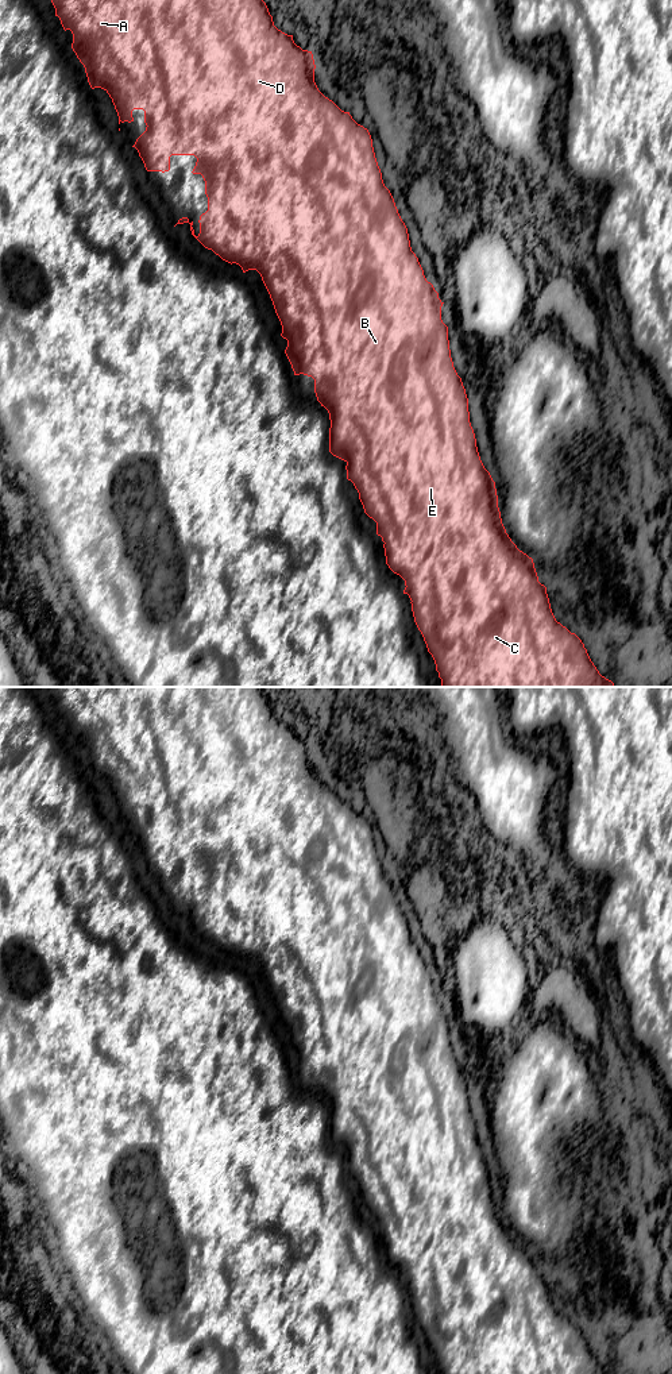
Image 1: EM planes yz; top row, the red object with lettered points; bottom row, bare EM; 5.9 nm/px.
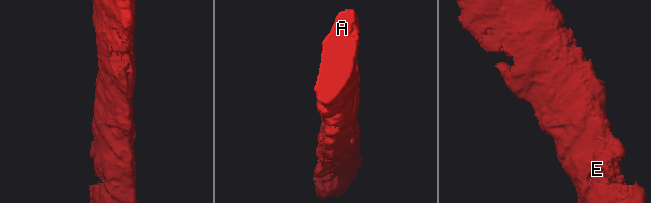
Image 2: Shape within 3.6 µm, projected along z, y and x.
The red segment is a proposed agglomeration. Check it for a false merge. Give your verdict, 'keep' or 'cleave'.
keep

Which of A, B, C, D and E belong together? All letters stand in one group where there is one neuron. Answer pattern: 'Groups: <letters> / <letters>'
Groups: A B C D E

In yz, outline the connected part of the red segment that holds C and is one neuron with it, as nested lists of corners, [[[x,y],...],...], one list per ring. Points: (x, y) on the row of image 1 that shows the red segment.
[[[51,0],[55,8],[55,16],[59,18],[63,30],[70,30],[73,34],[72,49],[76,53],[77,58],[85,67],[85,73],[88,77],[88,82],[92,89],[101,88],[104,89],[112,103],[119,116],[119,124],[124,121],[134,121],[132,111],[143,109],[144,111],[144,123],[146,131],[136,139],[135,147],[142,158],[144,167],[147,171],[169,171],[170,170],[170,157],[171,155],[194,155],[197,158],[196,166],[193,169],[193,174],[201,174],[205,181],[205,194],[208,197],[208,211],[200,216],[200,233],[196,236],[193,229],[193,221],[190,223],[188,217],[182,217],[177,224],[189,223],[192,235],[208,250],[212,250],[216,255],[219,255],[223,260],[228,263],[236,263],[242,267],[243,273],[248,270],[256,270],[262,281],[270,294],[273,301],[275,313],[282,325],[281,336],[287,340],[287,347],[285,354],[291,364],[294,375],[308,375],[314,379],[314,393],[317,401],[324,406],[329,413],[331,428],[329,428],[329,452],[344,460],[347,463],[347,479],[351,480],[355,489],[359,493],[359,499],[363,505],[364,513],[376,522],[376,534],[382,537],[386,564],[389,568],[399,575],[405,580],[403,594],[408,594],[412,603],[412,611],[414,617],[414,622],[421,632],[424,641],[426,644],[428,652],[432,655],[436,671],[439,672],[439,678],[441,679],[443,687],[615,687],[614,683],[599,674],[594,663],[591,661],[587,649],[582,640],[571,633],[565,626],[556,621],[549,598],[547,594],[547,587],[538,582],[538,576],[534,568],[533,559],[526,553],[520,551],[517,545],[511,541],[506,529],[502,524],[501,512],[498,507],[498,495],[495,489],[495,482],[493,480],[490,472],[484,468],[478,447],[474,429],[470,422],[470,412],[468,412],[468,398],[466,394],[466,389],[463,386],[461,378],[457,375],[453,362],[451,358],[449,340],[448,340],[448,327],[441,320],[441,306],[443,301],[439,298],[439,293],[435,290],[433,285],[426,281],[424,275],[424,270],[418,262],[418,258],[412,251],[409,233],[405,223],[402,221],[398,209],[395,207],[394,198],[390,190],[385,186],[382,180],[382,173],[378,166],[372,139],[367,128],[358,124],[349,112],[341,111],[332,100],[325,97],[317,88],[314,82],[314,59],[312,51],[302,50],[293,40],[293,35],[287,35],[278,30],[274,26],[273,16],[269,12],[269,8],[263,0]]]

